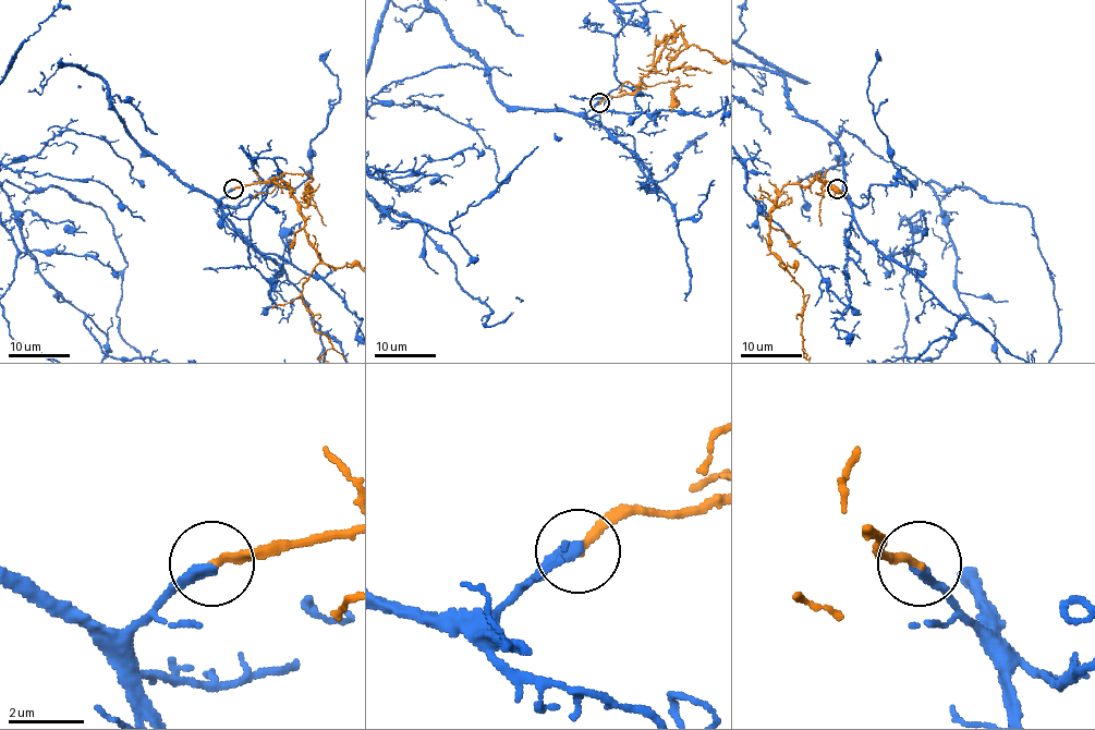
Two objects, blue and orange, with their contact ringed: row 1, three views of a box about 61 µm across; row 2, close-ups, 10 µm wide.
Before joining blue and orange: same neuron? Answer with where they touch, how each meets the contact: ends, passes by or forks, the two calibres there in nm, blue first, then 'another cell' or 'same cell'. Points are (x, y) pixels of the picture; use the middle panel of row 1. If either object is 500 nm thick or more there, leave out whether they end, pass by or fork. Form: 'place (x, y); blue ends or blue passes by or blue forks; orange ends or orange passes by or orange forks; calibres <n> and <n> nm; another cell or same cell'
place (599, 102); blue ends; orange ends; calibres 320 and 240 nm; another cell

